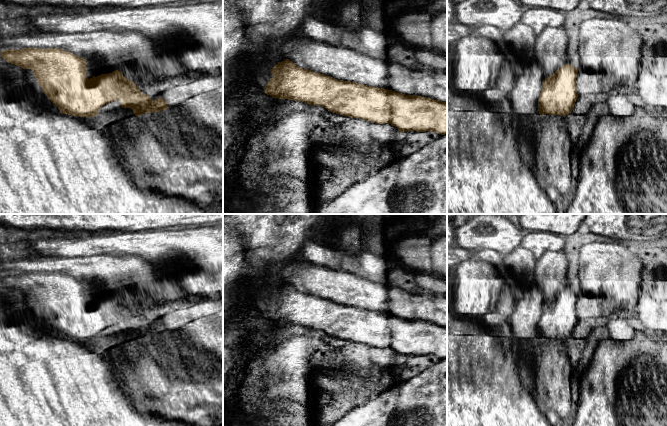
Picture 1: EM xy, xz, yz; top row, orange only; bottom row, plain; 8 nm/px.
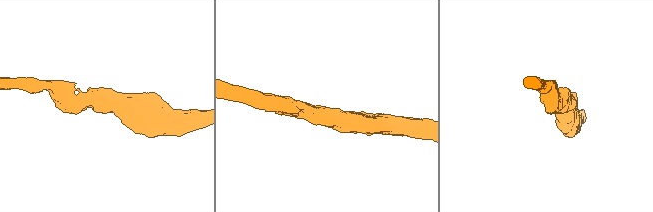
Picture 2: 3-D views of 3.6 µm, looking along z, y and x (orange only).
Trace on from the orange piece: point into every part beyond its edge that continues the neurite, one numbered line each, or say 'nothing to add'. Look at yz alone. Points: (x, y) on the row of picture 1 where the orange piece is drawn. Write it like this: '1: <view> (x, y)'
nothing to add

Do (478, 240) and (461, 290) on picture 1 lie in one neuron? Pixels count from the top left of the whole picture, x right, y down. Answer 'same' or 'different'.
different

